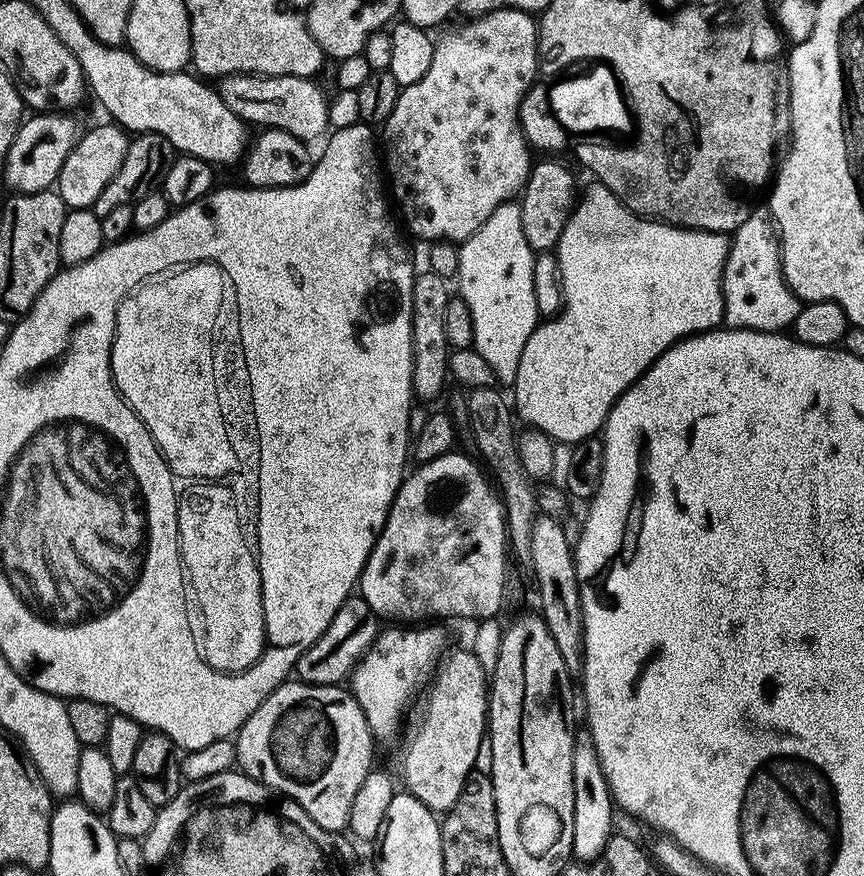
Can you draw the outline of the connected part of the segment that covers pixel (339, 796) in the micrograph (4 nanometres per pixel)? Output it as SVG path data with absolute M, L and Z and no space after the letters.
M292 678L281 682L235 733L234 760L239 771L250 779L260 781L282 796L289 796L293 805L297 809L300 807L299 811L317 829L325 833L340 832L348 828L352 803L365 787L364 779L372 768L372 743L374 737L364 711L347 687L340 684L305 684L299 678Z

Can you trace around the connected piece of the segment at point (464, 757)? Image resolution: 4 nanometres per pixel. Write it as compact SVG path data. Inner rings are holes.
M471 650L451 652L437 663L431 673L428 693L408 720L404 749L400 752L403 787L437 814L453 808L464 783L473 775L472 767L480 752L482 754L488 714L486 671Z

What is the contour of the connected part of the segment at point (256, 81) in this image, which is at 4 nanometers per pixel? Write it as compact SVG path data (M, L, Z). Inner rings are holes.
M241 74L226 76L219 81L218 91L222 102L234 110L249 125L277 128L294 134L298 139L312 142L315 136L323 137L329 131L328 100L320 93L315 79L307 76L254 76Z

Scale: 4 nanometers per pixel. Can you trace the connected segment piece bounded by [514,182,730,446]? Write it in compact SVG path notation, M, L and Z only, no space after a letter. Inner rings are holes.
M595 182L589 184L589 188L585 192L583 189L578 203L573 207L572 215L569 216L560 235L560 243L554 249L556 261L560 263L560 288L564 292L564 303L557 315L537 323L535 330L530 334L530 338L522 350L522 358L518 362L518 374L514 385L514 391L516 391L514 408L518 416L518 411L520 411L521 418L528 420L524 422L527 422L531 427L540 429L547 436L552 437L553 441L565 440L565 445L568 446L595 437L603 429L604 421L608 418L608 412L614 406L617 398L671 344L677 344L685 336L715 329L724 319L724 263L728 257L729 237L719 232L701 232L683 226L657 222L652 218L637 216L612 193L611 188Z

